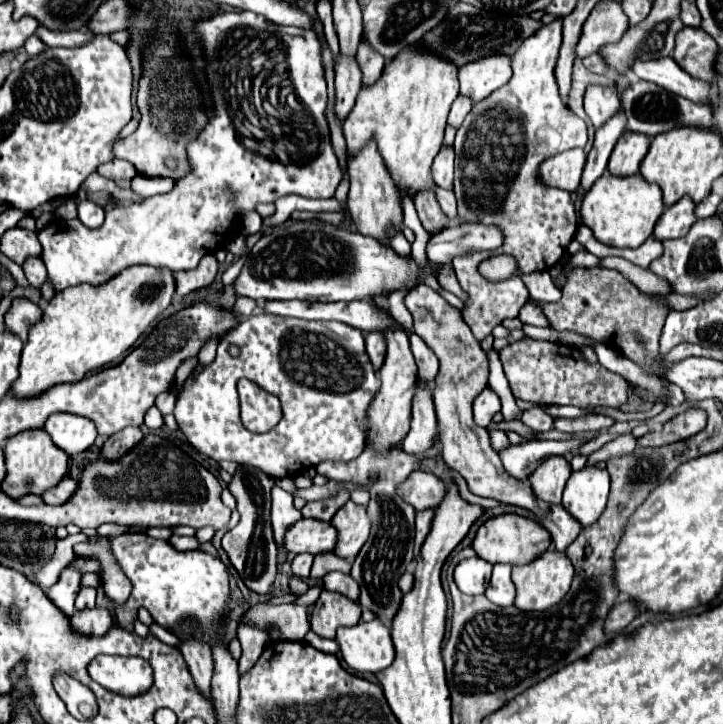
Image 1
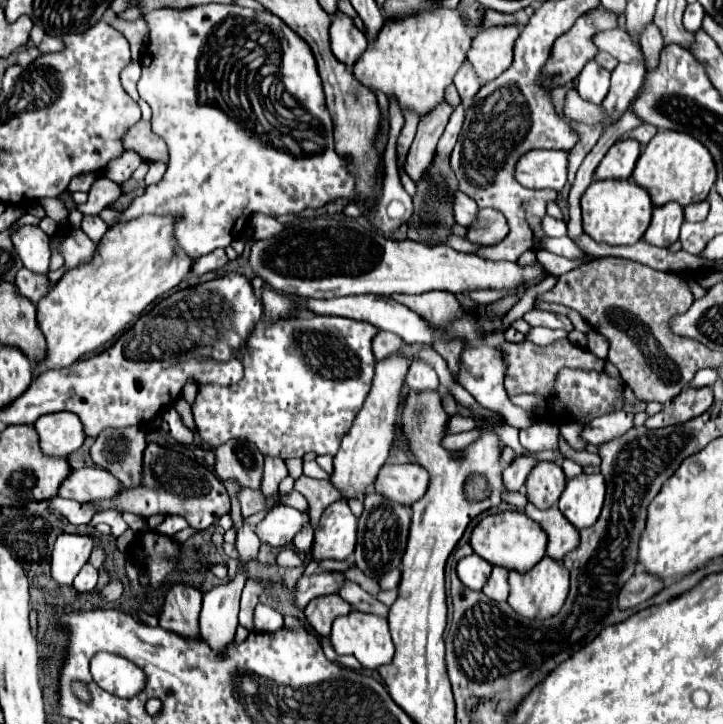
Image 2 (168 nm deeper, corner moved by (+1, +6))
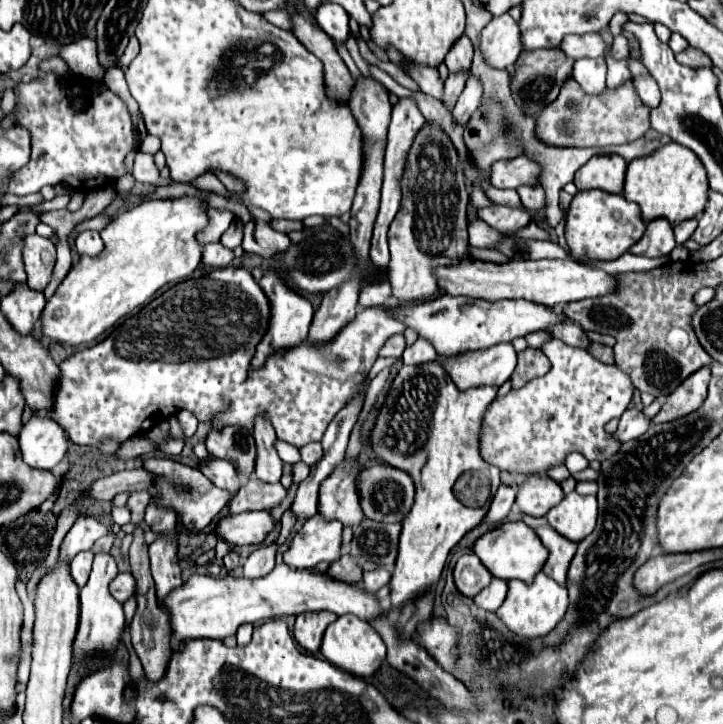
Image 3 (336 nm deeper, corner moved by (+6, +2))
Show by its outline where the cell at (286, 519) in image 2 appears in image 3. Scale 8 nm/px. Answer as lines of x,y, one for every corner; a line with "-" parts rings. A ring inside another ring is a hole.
246,511
238,515
226,515
218,521
214,533
218,539
232,547
258,545
272,531
274,521
268,511

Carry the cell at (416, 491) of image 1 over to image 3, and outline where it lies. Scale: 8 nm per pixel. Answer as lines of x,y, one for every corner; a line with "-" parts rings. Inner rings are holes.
374,465
360,471
358,495
360,495
360,507
364,511
364,517
380,521
380,523
398,523
408,515
412,507
414,483
412,483
412,477
406,475
406,471
400,471
388,465
-
360,477
362,477
362,487
360,487

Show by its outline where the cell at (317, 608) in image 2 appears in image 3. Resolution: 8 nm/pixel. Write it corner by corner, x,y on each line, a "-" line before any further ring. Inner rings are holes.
320,611
320,613
308,613
308,615
298,615
296,617
296,625
294,625
294,639
296,643
306,649
308,653
318,653
320,643
322,643
322,635
326,631
326,627
336,621
338,615
332,615
328,611

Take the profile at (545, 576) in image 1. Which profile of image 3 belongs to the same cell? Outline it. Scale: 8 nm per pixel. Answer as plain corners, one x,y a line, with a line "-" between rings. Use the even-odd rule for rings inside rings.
542,571
536,575
536,579
530,585
514,579
508,583
508,587
510,587
508,597
502,603
502,607
496,611
496,615
512,633
524,639
536,639
548,635
568,611
568,591
560,587
554,579
544,575

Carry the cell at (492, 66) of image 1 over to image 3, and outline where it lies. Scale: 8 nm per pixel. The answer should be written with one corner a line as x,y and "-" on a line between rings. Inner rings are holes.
508,13
494,17
482,31
480,49
492,67
498,69
512,67
516,57
522,53
518,23

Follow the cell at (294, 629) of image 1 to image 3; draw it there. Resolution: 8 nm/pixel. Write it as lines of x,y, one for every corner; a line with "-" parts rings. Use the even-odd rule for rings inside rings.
342,555
340,559
336,559
330,565
328,575
334,575
336,579
342,579
348,583
362,583
362,569
350,555

